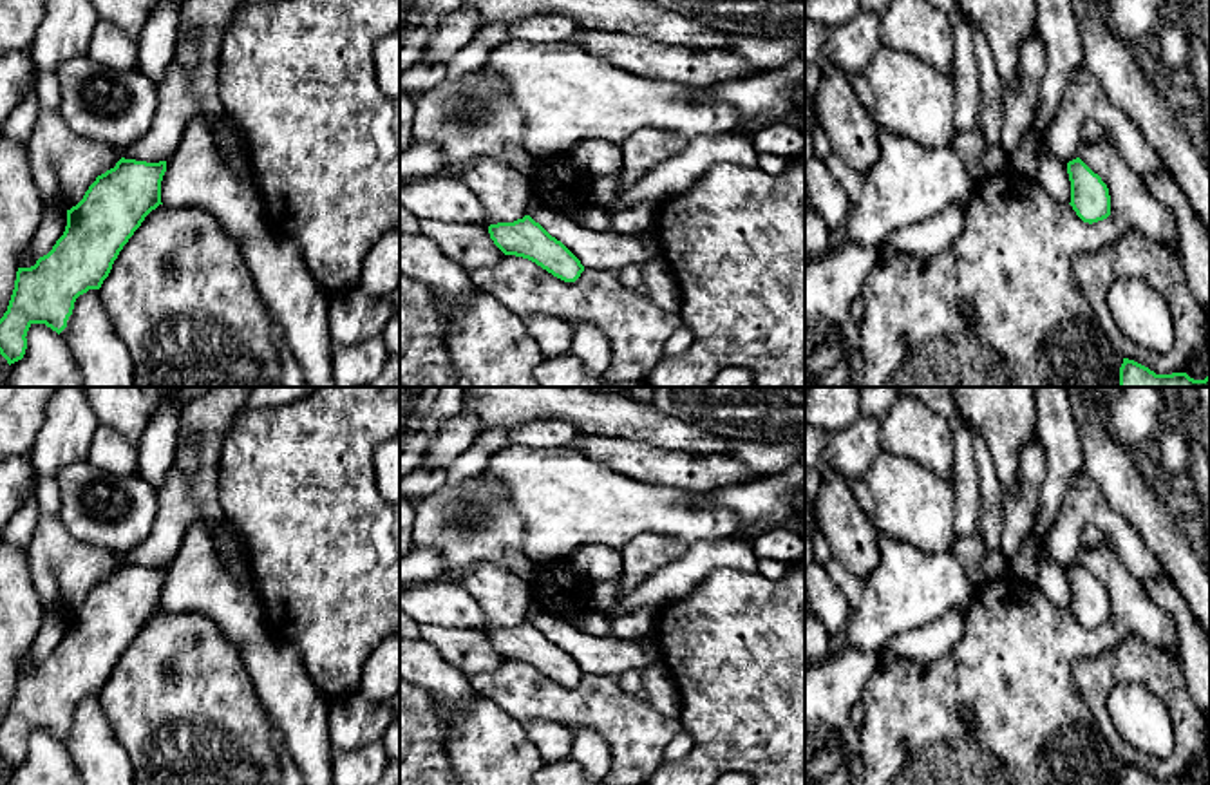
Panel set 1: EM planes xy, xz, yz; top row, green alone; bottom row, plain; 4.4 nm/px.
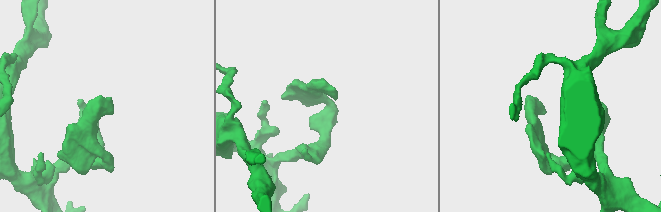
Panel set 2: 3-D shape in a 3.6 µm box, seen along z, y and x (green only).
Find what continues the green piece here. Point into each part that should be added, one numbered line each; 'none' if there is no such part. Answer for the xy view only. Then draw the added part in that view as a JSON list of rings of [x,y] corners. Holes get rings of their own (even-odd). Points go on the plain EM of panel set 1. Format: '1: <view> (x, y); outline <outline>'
none

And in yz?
none

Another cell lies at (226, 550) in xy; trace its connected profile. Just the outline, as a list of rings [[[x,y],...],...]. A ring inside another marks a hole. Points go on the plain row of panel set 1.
[[[228,532],[221,541],[213,541],[213,550],[222,564],[224,572],[230,577],[246,577],[250,568],[248,564],[239,557],[241,541],[235,532]]]

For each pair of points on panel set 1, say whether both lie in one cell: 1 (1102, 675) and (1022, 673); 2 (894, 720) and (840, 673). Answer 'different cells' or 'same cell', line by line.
1: different cells
2: different cells

